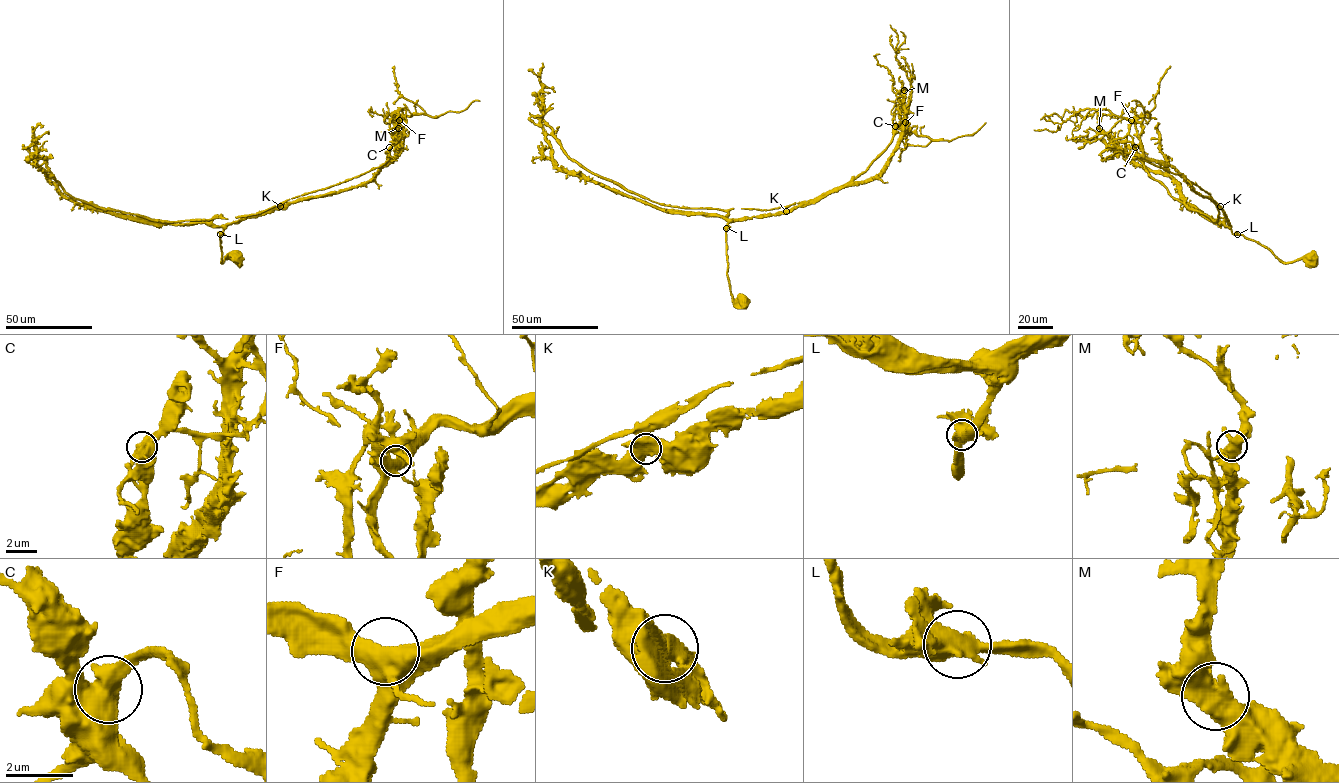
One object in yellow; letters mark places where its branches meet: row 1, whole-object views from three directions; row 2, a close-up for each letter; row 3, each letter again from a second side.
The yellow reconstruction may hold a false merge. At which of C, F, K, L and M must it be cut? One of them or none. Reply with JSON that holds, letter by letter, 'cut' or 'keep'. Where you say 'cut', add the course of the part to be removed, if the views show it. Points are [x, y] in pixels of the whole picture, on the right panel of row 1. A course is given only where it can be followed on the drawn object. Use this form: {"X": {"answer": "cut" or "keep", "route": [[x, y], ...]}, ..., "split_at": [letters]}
{"C": {"answer": "cut", "route": [[1135, 147], [1138, 146], [1129, 134], [1131, 121], [1102, 109], [1082, 109], [1055, 131], [1034, 130]]}, "F": {"answer": "keep"}, "K": {"answer": "keep"}, "L": {"answer": "keep"}, "M": {"answer": "keep"}, "split_at": ["C"]}

